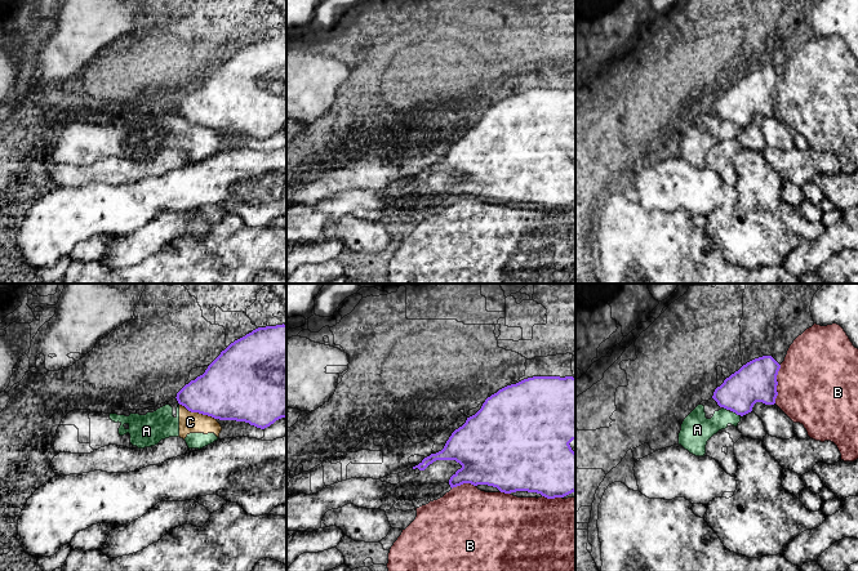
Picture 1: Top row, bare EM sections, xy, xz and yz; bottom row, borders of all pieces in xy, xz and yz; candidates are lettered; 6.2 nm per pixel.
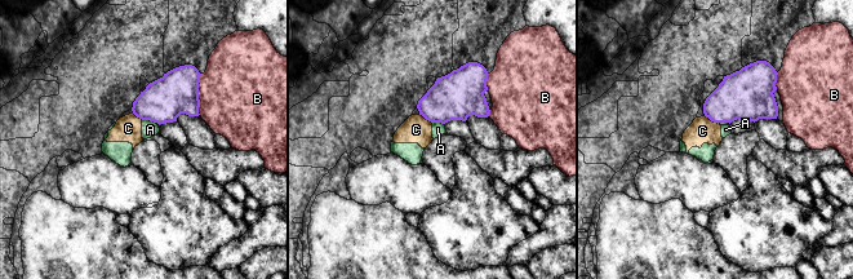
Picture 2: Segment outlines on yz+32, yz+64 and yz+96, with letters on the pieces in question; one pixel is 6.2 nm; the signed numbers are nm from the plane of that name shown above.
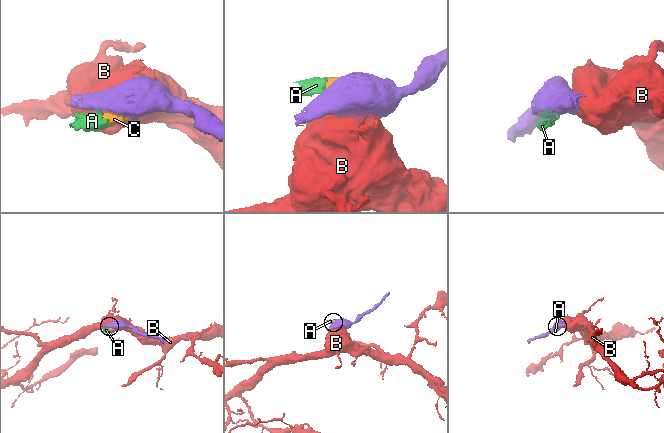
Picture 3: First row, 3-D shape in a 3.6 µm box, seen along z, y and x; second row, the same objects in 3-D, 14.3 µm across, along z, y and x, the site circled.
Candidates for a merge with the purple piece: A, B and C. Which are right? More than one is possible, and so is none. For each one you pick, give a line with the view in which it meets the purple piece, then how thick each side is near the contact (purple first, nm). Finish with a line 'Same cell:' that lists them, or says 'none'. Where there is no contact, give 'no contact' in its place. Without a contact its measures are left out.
Same cell: none

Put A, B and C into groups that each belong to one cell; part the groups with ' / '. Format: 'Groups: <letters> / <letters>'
Groups: A C / B

